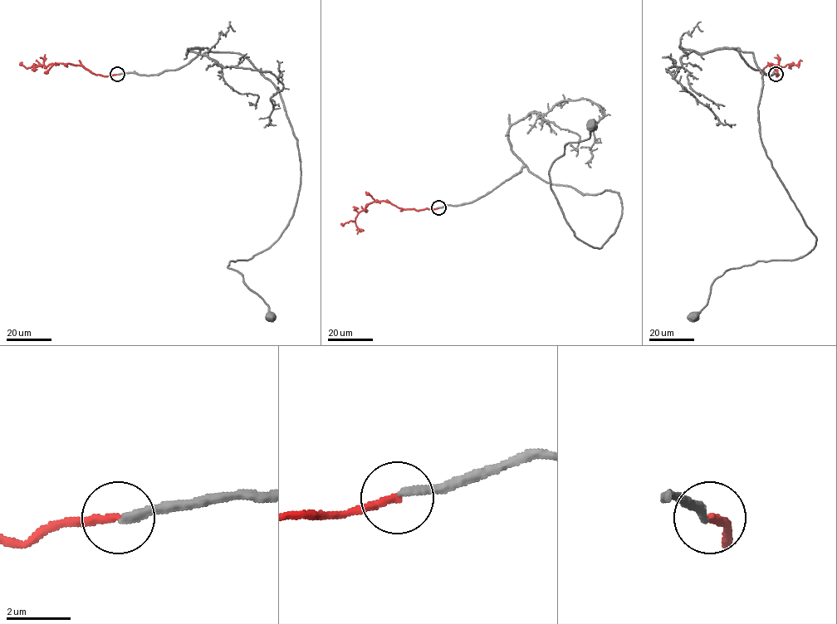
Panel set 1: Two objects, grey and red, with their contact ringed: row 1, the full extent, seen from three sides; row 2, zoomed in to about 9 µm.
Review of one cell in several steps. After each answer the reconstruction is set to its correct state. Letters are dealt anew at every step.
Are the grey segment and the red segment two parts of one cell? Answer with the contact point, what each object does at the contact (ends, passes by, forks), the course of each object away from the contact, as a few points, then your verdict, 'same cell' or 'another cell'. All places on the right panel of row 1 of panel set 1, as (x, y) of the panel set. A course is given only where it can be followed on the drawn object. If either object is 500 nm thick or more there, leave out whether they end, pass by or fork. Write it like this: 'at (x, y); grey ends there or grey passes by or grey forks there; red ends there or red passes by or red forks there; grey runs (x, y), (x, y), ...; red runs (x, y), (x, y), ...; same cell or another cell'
at (775, 74); grey ends there; red ends there; grey runs (775, 74), (735, 48), (762, 74), (762, 144), (815, 245), (729, 269), (692, 316); red runs (775, 74), (778, 75), (777, 66), (769, 64), (784, 67), (791, 64), (798, 65), (801, 60); another cell

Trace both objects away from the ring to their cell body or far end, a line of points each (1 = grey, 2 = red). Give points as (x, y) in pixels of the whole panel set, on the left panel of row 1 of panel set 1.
1: (117, 74), (178, 69), (208, 48), (241, 53), (279, 92), (297, 202), (268, 248), (227, 267), (269, 316)
2: (117, 74), (95, 75), (80, 65), (66, 64), (36, 67), (34, 64), (38, 65), (36, 60)

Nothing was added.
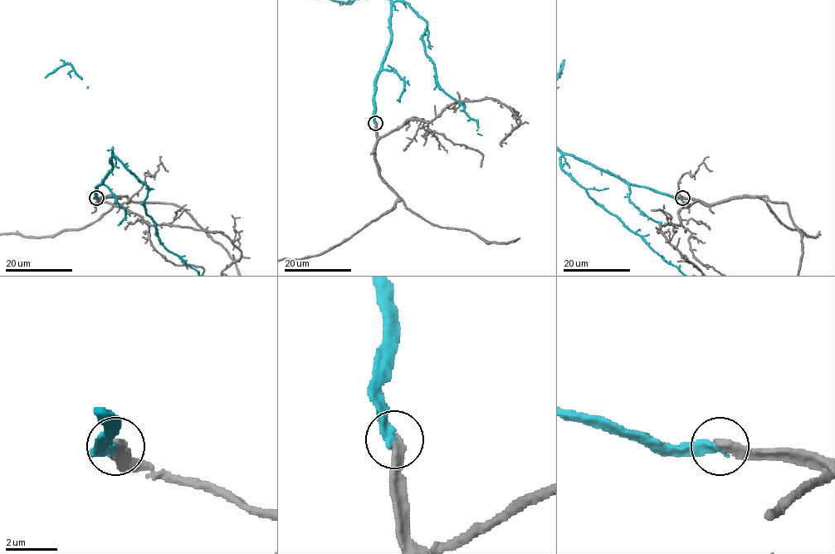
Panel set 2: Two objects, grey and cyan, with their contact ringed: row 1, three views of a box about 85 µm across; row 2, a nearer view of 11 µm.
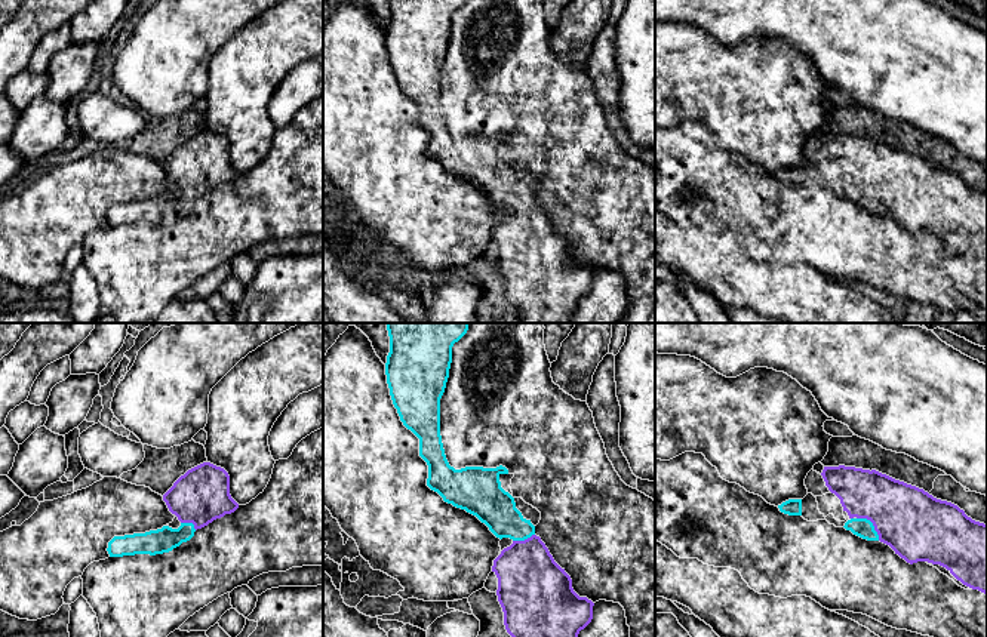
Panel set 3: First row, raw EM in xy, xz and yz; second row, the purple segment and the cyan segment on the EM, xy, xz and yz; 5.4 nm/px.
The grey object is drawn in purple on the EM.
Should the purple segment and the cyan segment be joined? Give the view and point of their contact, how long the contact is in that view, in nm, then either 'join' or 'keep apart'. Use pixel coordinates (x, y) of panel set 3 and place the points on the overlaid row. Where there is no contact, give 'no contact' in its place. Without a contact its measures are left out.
contact yz (873, 525); length 180 nm; join

